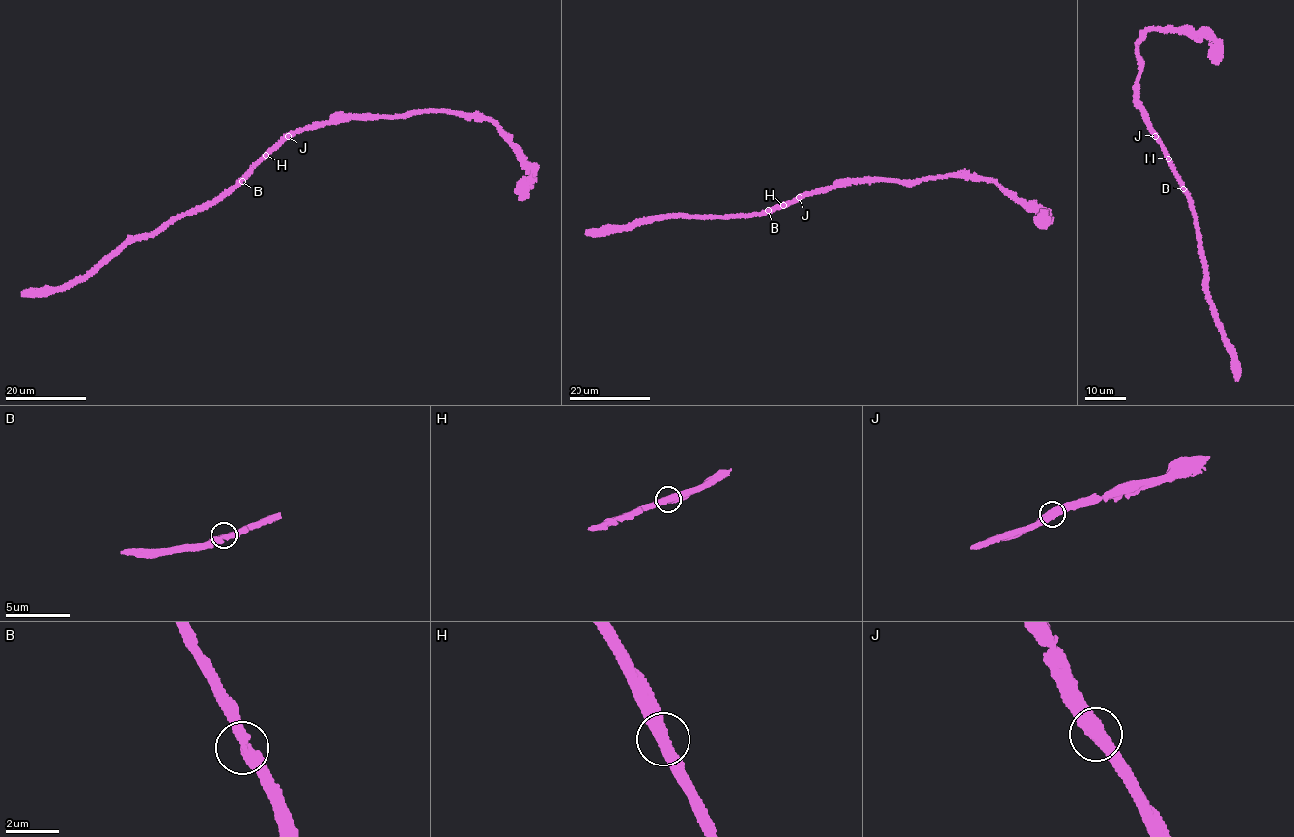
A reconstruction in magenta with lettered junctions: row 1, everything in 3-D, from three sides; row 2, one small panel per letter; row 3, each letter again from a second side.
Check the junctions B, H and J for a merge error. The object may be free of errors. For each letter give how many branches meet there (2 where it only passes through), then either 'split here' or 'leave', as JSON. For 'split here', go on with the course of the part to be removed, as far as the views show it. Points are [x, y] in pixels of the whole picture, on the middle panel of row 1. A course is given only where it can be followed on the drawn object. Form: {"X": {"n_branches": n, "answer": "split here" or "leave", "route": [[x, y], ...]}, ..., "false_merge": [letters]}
{"B": {"n_branches": 2, "answer": "leave"}, "H": {"n_branches": 2, "answer": "leave"}, "J": {"n_branches": 2, "answer": "leave"}, "false_merge": []}

